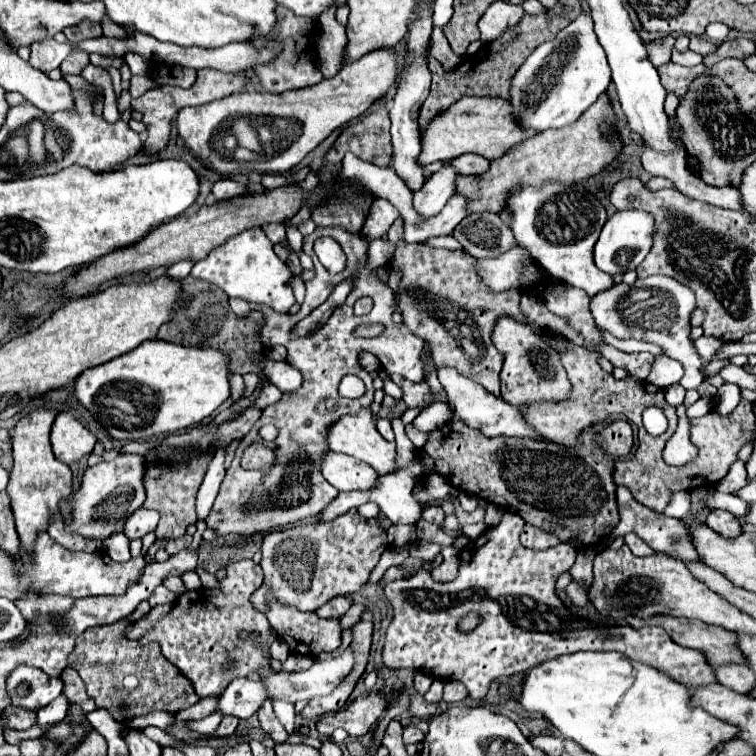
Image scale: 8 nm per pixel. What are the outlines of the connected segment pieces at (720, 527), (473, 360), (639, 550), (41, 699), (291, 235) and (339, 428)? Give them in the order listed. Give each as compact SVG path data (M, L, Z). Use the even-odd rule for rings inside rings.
M712 510L708 514L708 518L706 518L706 524L714 532L718 532L722 536L730 536L730 538L736 538L742 532L736 516L730 514L730 512L726 512L726 510Z
M400 218L390 226L388 240L396 246L390 258L390 272L400 274L396 290L400 312L406 326L430 342L436 368L452 366L460 374L482 384L488 392L500 396L498 374L502 368L502 356L498 356L498 350L490 340L490 332L500 314L510 314L520 322L528 322L518 308L520 294L490 294L490 290L482 290L482 286L478 286L478 274L474 274L474 258L462 252L404 242Z
M626 534L624 536L624 542L628 544L628 548L632 550L632 554L636 556L650 556L650 554L656 554L650 546L646 546L646 542L642 542L642 538L638 538L636 534Z
M18 666L16 670L12 670L6 680L6 688L16 688L20 682L30 684L30 694L26 698L12 698L12 704L32 712L38 712L40 708L48 706L54 698L60 696L64 688L60 678L50 678L42 670L30 666Z
M286 222L285 226L288 244L290 244L290 248L296 252L296 256L300 256L300 254L302 254L302 244L304 244L302 240L304 240L304 238L302 238L302 234L298 232L298 228L290 226L289 222Z
M360 408L356 414L346 414L340 420L336 420L334 424L330 424L330 428L326 432L326 444L328 444L328 448L332 452L342 452L342 454L354 456L354 458L370 464L374 470L378 470L378 474L394 472L396 444L394 442L386 442L378 434L376 422L374 422L374 416L372 416L370 408Z

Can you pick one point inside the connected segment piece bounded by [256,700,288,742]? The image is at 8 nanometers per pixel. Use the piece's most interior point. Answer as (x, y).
(269, 722)

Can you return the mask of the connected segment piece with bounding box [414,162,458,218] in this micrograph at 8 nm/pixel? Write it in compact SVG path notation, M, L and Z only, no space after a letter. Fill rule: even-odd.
M446 162L442 170L432 174L428 182L418 192L414 192L414 210L420 218L432 218L446 206L454 194L456 174L458 172Z

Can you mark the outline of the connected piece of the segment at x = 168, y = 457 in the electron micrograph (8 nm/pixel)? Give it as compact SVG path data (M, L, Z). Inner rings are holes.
M248 408L240 418L236 418L234 422L224 422L212 432L206 432L204 428L192 428L182 434L170 434L162 438L156 450L146 456L148 462L146 462L146 478L144 478L144 486L146 486L144 508L152 508L160 512L160 522L154 530L158 540L180 538L186 534L186 528L196 522L194 502L196 502L196 492L206 474L208 462L212 460L210 444L216 440L218 446L226 446L232 440L244 438L250 432L250 428L258 422L258 418L260 418L260 410Z

